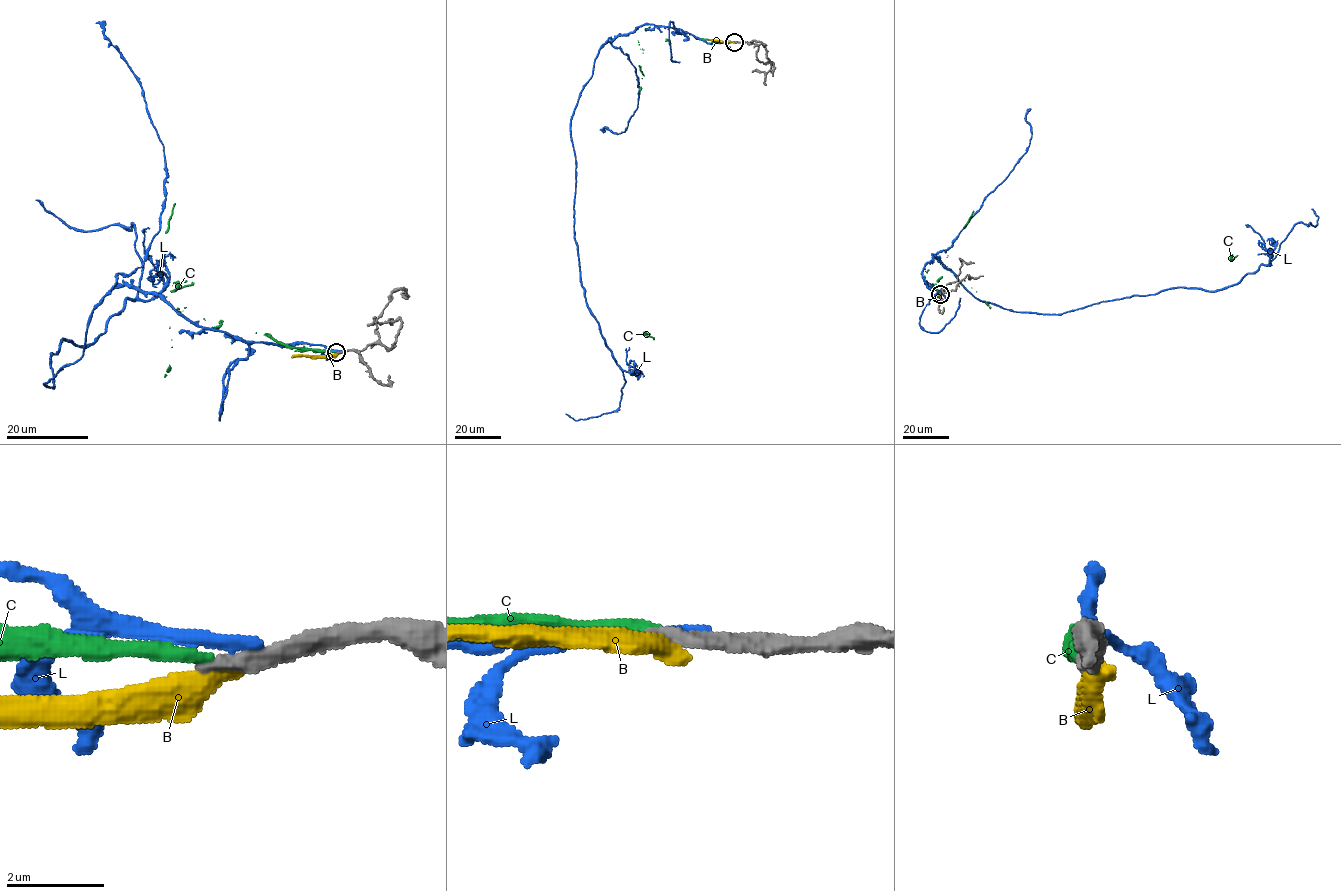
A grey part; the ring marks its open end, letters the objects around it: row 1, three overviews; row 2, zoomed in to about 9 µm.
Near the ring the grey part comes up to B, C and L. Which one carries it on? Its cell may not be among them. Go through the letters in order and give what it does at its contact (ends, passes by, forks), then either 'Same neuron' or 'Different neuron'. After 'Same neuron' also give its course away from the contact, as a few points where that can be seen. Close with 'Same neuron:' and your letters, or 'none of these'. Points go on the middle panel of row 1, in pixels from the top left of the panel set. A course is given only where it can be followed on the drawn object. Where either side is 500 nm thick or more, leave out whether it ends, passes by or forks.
B: It ends there. Different neuron
C: It ends there. Same neuron. Its course: (735, 41), (697, 38), (660, 26), (648, 27), (640, 49), (642, 78), (638, 91), (644, 334), (653, 340)
L: It ends there. Different neuron
Same neuron: C

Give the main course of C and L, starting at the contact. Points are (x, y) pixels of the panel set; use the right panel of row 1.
C: (939, 295), (936, 286), (926, 281), (925, 269), (947, 266), (991, 307), (1232, 259), (1238, 255)
L: (940, 294), (922, 277), (934, 257), (1016, 312), (1219, 290), (1298, 223), (1315, 226), (1311, 209)

